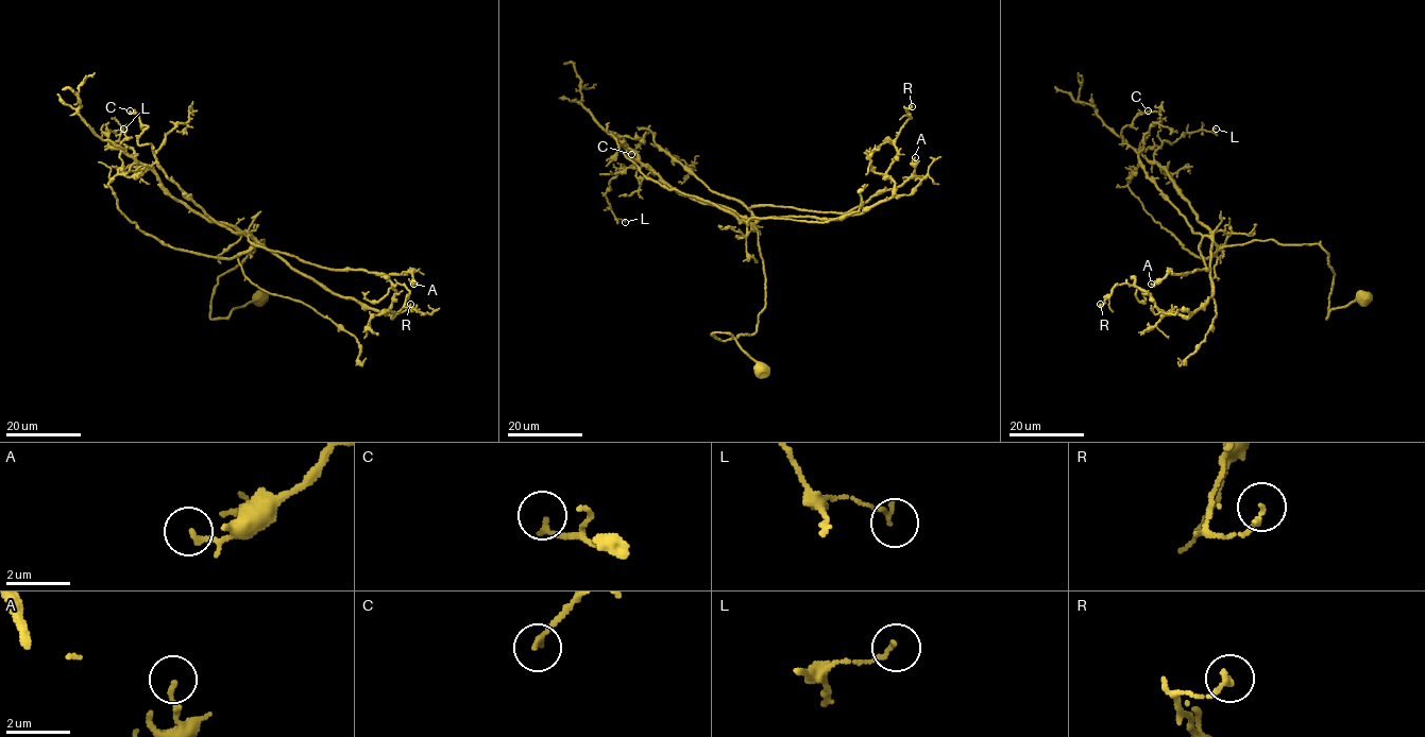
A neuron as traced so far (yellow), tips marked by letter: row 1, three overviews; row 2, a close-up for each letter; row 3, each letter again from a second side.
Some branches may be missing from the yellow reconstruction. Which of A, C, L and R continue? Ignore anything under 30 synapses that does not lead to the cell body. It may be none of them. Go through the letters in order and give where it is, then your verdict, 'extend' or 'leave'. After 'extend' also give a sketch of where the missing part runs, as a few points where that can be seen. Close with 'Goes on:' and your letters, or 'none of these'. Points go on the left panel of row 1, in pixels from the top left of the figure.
A: (413, 284) | leave
C: (130, 110) | leave
L: (123, 129) | leave
R: (410, 304) | leave
Goes on: none of these

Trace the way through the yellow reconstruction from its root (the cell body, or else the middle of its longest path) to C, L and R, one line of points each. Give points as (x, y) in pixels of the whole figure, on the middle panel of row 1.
C: (762, 370), (730, 335), (712, 335), (756, 331), (765, 304), (757, 220), (646, 127), (631, 154)
L: (762, 370), (730, 335), (712, 335), (756, 331), (757, 220), (677, 192), (637, 159), (606, 191), (625, 222)
R: (762, 370), (730, 335), (712, 335), (756, 331), (765, 274), (753, 224), (887, 200), (912, 106)

